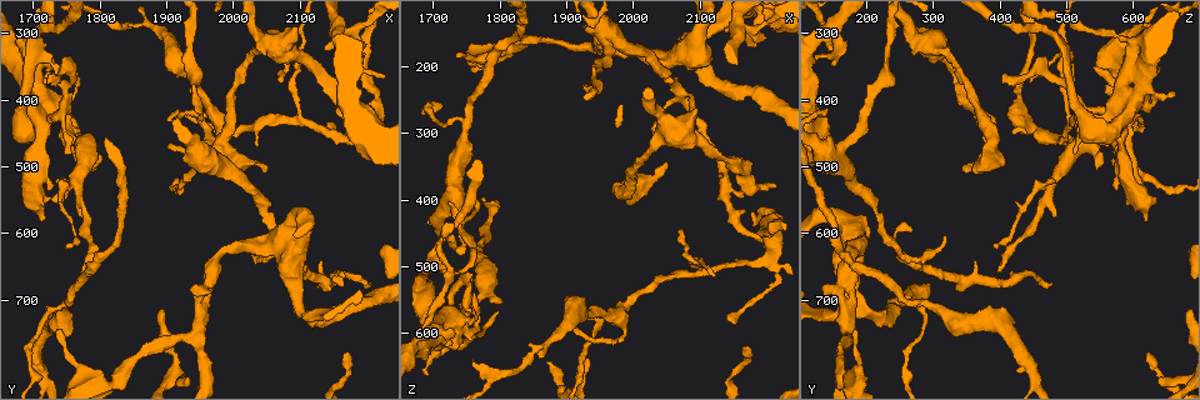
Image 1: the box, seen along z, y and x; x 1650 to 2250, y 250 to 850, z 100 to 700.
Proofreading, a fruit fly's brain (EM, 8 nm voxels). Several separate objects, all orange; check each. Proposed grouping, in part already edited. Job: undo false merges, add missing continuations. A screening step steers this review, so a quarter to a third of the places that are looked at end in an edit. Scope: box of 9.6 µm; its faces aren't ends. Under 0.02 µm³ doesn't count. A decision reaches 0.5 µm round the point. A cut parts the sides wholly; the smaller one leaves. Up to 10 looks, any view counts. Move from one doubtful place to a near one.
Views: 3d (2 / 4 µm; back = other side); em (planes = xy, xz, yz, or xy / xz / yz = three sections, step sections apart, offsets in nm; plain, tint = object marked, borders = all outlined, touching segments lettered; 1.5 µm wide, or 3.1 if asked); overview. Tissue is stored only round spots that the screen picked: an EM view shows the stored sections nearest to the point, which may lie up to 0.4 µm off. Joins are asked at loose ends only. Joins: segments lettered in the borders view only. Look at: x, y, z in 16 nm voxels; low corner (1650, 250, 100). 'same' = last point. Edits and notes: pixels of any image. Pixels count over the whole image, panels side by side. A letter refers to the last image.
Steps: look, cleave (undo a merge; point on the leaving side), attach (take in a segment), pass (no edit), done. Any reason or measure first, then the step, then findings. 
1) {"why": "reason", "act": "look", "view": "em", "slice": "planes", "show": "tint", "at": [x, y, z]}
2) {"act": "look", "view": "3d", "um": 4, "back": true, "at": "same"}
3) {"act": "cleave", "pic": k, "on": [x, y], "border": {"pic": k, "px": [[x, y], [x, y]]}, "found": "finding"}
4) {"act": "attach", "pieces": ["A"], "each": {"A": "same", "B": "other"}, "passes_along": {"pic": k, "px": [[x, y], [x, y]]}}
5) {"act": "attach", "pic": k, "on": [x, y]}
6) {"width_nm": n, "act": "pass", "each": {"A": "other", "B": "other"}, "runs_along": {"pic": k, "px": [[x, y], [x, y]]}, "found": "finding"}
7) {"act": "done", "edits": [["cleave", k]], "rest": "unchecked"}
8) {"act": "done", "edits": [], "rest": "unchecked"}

{"act": "look", "view": "3d", "um": 4, "back": true, "at": [1775, 470, 540]}

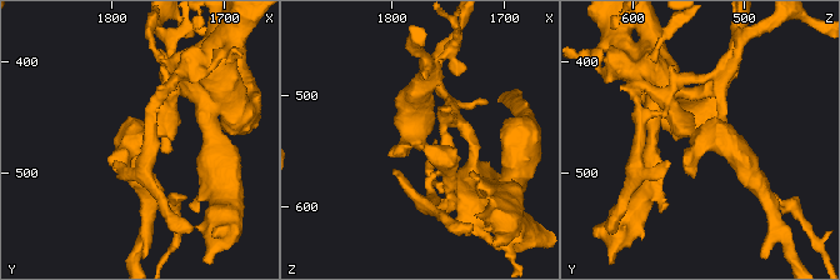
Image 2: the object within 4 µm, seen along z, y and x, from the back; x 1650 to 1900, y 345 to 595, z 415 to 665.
{"why": "shape alone is not enough", "act": "look", "view": "em", "slice": "planes", "show": "tint", "at": [1776, 466, 536]}

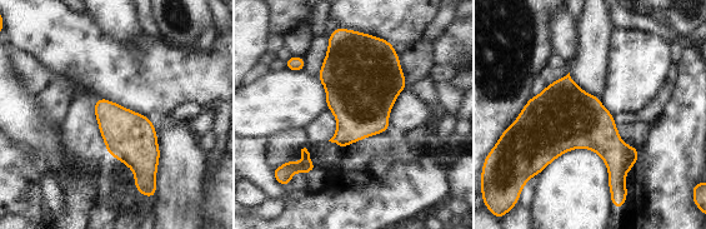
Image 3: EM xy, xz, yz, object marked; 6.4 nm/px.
{"act": "look", "view": "em", "slice": "planes", "show": "borders", "at": "same"}

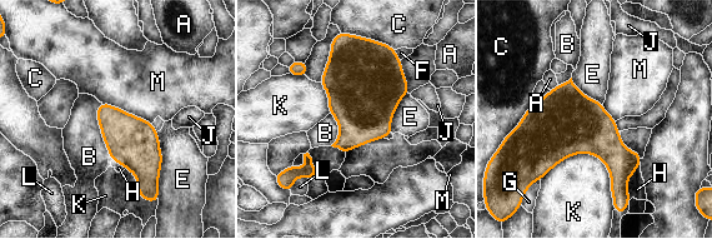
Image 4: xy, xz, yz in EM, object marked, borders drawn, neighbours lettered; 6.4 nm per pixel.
{"width_nm": 240, "act": "pass", "each": {"A": "other", "B": "other", "C": "other", "E": "other", "F": "other", "G": "other", "H": "other", "J": "other", "K": "other", "L": "other", "M": "other"}, "border": {"pic": 4, "px": [[100, 103], [96, 119], [111, 160]]}, "found": "continuous, no second neuron"}

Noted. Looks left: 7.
{"why": "branch stops here", "act": "look", "view": "3d", "um": 2, "at": [1715, 580, 620]}

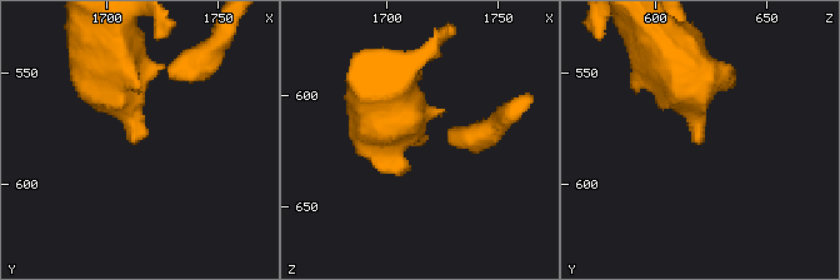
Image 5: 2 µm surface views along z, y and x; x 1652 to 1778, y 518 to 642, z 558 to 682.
{"why": "need the tissue", "act": "look", "view": "em", "slice": "planes", "show": "borders", "at": [1715, 582, 620]}

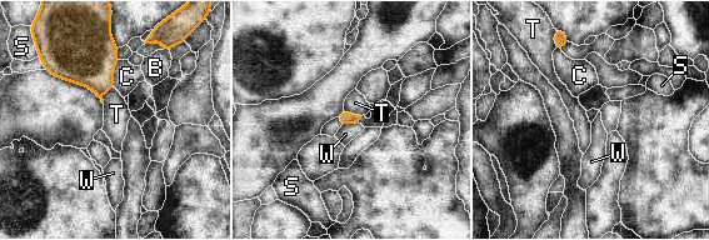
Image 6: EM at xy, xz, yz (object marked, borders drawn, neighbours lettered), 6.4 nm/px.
{"longest_contact_nm": ["C", 180], "act": "pass", "each": {"B": "other", "C": "other", "S": "other", "T": "other", "W": "other"}, "border": {"pic": 6, "px": [[113, 86], [103, 96], [103, 103]]}, "found": "no lettered segment goes on from it"}

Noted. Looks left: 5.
{"act": "look", "view": "em", "slice": "yz", "step": 4, "show": "tint", "at": [1745, 620, 395]}

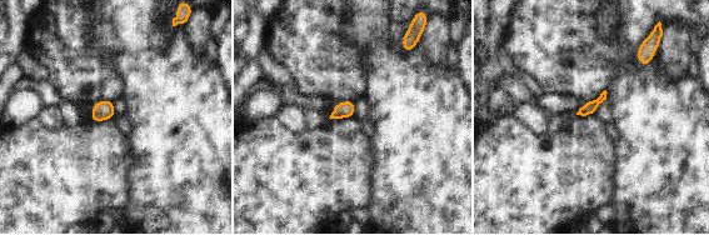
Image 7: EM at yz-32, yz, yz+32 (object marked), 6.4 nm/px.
{"act": "look", "view": "em", "slice": "planes", "show": "borders", "at": "same"}

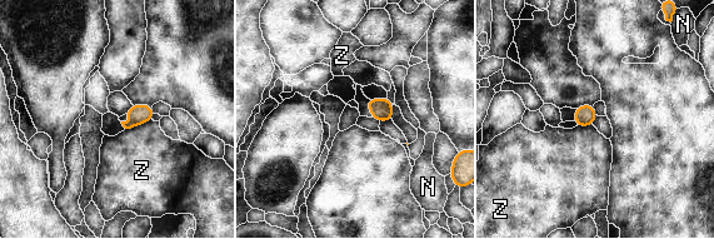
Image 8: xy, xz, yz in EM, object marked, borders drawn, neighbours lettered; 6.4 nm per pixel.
{"longest_contact_nm": ["Z", 190], "act": "pass", "each": {"N": "other", "Z": "other"}, "found": "no lettered segment goes on from it"}

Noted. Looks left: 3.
{"why": "narrows sharply", "act": "look", "view": "em", "slice": "planes", "show": "borders", "at": [2090, 430, 510]}

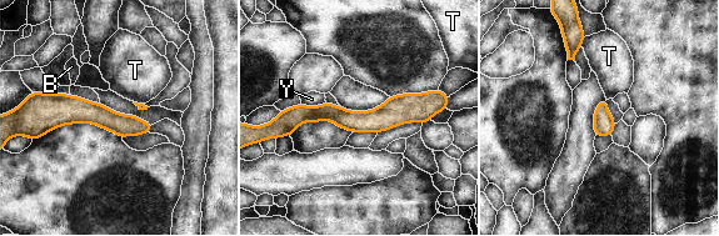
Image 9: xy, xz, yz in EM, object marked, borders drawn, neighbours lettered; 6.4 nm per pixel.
{"act": "pass", "each": {"B": "other", "T": "other", "Y": "other"}, "border": {"pic": 9, "px": [[585, 36], [580, 46]]}, "found": "all the same neuron"}

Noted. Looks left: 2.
{"act": "done", "edits": [], "rest": "unchecked"}

